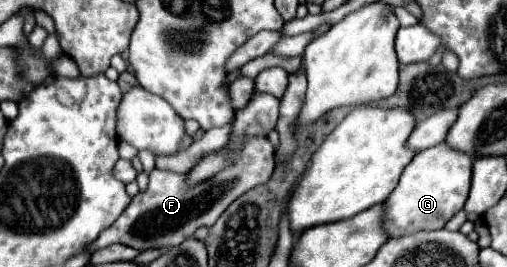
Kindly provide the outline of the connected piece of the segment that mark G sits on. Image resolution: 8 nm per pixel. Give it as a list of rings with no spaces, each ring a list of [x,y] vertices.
[[[444,143],[416,153],[414,159],[406,165],[396,189],[382,203],[384,205],[382,227],[388,233],[388,237],[398,239],[418,231],[444,229],[444,225],[460,209],[464,209],[470,189],[470,177],[472,177],[472,157],[462,155],[460,151],[454,151]]]

